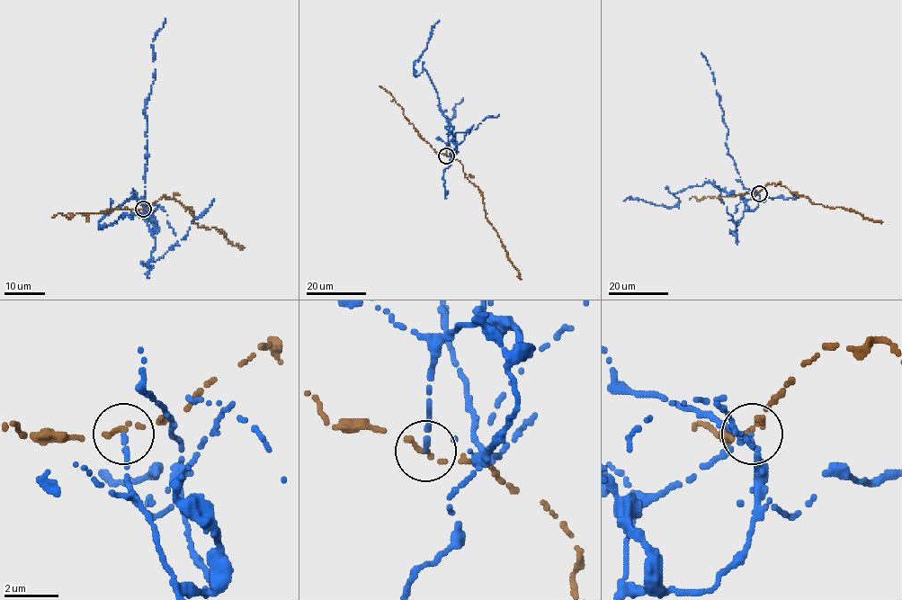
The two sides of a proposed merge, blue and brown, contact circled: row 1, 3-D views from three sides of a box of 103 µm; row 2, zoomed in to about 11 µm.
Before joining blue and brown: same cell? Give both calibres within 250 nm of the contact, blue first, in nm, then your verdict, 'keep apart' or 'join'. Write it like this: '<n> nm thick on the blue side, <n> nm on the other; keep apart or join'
170 nm thick on the blue side, 240 nm on the other; keep apart

